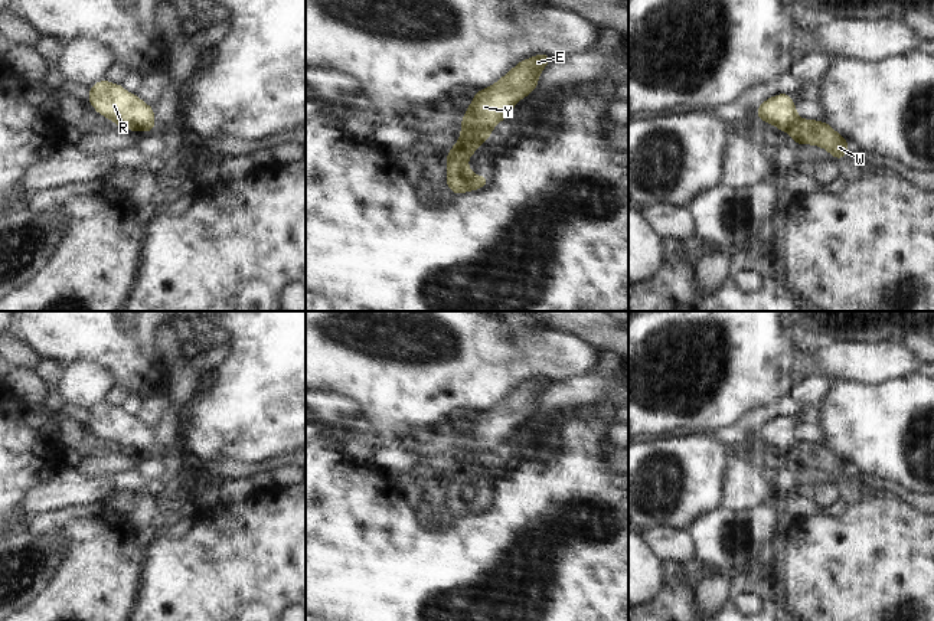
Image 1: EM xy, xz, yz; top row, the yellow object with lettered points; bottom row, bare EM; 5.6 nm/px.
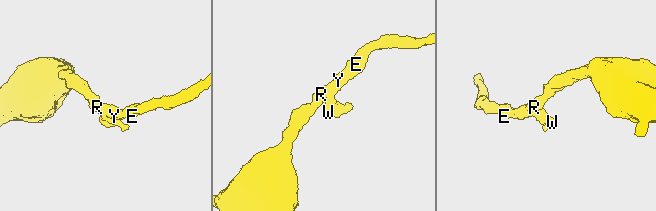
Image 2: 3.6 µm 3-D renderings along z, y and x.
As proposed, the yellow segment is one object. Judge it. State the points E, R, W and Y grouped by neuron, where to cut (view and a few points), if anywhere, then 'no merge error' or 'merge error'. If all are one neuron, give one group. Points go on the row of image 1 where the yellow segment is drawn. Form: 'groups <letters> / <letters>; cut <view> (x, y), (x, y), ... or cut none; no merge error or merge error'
groups E R Y / W; cut xz (451, 149), (459, 149), (467, 157); merge error

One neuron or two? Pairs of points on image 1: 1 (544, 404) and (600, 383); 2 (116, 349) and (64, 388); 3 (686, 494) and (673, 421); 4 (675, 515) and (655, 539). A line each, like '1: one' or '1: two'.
1: one
2: two
3: two
4: two

